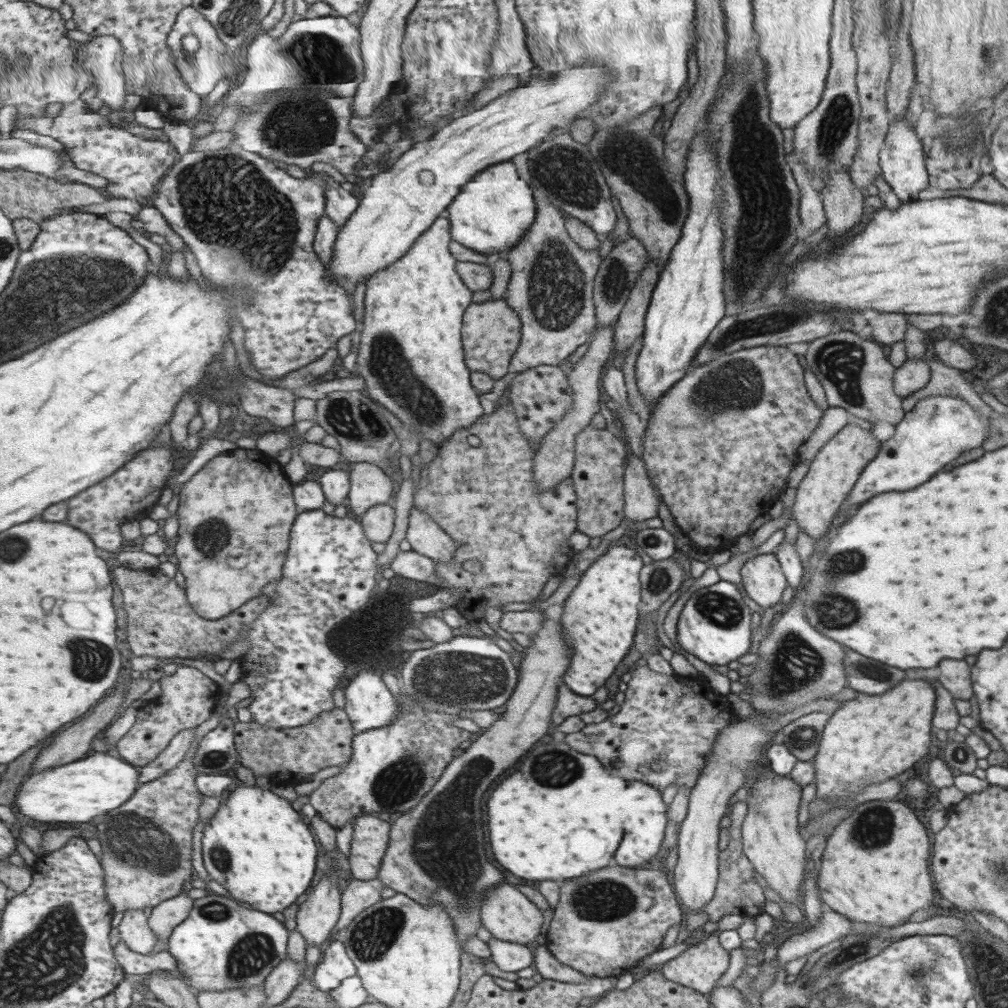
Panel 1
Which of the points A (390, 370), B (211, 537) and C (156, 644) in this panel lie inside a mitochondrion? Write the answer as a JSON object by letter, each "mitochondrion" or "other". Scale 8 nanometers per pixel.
{"A":"mitochondrion","B":"mitochondrion","C":"other"}

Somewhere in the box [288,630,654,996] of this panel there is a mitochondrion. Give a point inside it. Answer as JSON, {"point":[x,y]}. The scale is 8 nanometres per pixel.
{"point":[446,850]}

